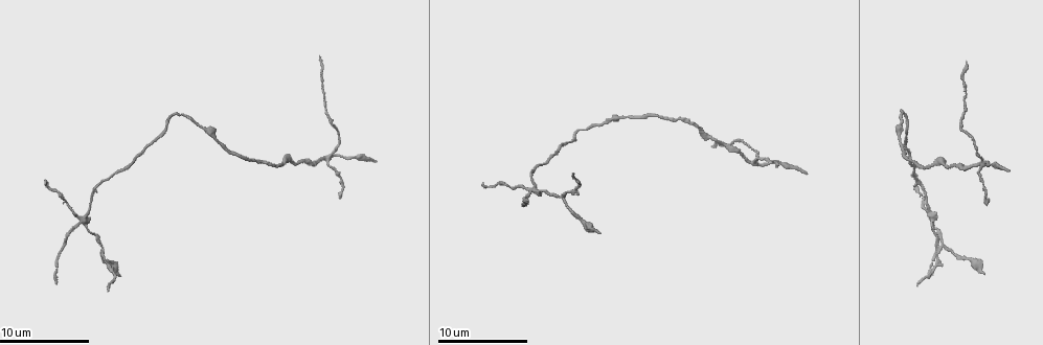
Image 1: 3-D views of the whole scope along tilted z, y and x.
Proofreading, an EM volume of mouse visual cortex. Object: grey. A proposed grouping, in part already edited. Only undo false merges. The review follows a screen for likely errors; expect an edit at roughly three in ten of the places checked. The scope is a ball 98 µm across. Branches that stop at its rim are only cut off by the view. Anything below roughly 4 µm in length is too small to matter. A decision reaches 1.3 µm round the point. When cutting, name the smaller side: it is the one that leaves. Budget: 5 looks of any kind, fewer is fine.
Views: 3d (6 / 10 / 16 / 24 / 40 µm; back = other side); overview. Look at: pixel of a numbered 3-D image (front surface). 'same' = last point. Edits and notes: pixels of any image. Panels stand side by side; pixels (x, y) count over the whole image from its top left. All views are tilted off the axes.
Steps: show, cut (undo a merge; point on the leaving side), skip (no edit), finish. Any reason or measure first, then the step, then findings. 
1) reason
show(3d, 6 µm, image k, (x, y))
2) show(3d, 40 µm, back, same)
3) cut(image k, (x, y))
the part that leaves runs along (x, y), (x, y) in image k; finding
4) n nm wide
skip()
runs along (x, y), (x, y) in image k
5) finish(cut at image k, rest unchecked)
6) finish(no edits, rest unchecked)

show(3d, 10 µm, image 1, (650, 117))

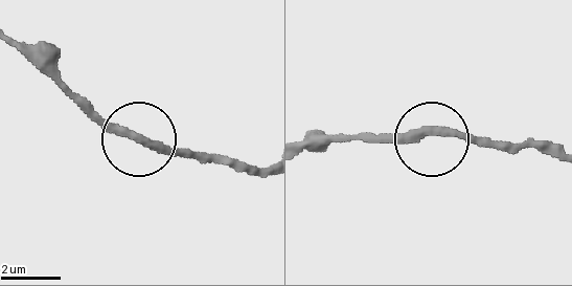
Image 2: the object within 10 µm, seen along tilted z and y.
skip()
runs along (315, 150), (349, 138), (437, 132), (525, 147) in image 2; continuous, no second neuron

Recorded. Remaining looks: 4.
three arms meet
show(3d, 6 µm, image 1, (757, 163))

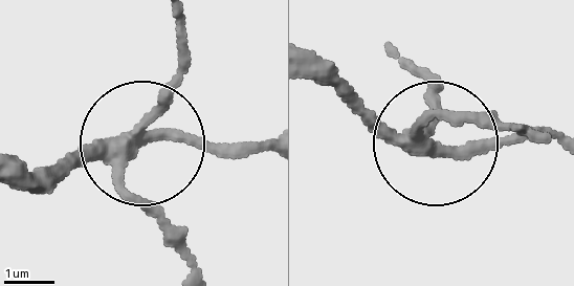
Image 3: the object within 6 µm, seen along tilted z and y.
other side
show(3d, 6 µm, back, image 3, (144, 128))

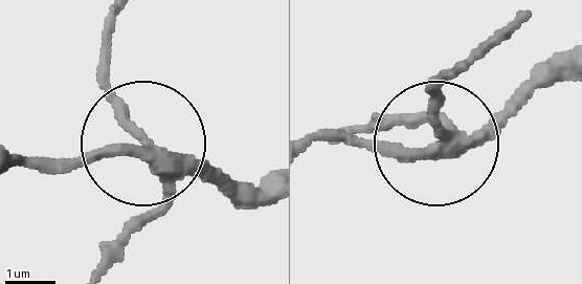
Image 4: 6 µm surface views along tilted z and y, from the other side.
cut(image 4, (114, 117))
the part that leaves runs along (162, 159), (105, 77), (109, 16) in image 4; two neurons meet here

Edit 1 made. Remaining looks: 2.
see it whole again
show(overview)

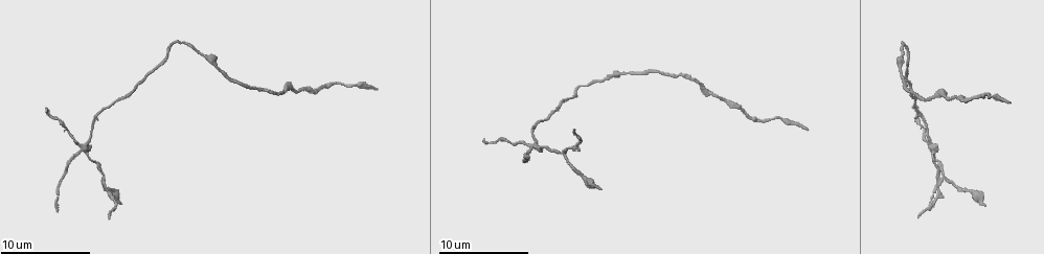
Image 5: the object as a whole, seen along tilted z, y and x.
looks like a crossing
show(3d, 6 µm, image 5, (80, 149))

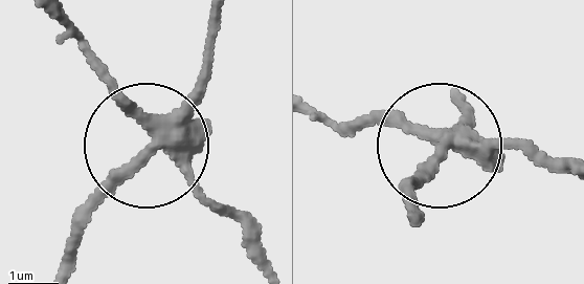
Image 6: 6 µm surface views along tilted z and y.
5 arms
cut(image 6, (120, 104))
the part that leaves runs along (171, 140), (237, 222), (256, 271) in image 6; a second neuron is stuck on

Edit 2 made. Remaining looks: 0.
finish(cut at image 4, cut at image 6, rest unchecked)

